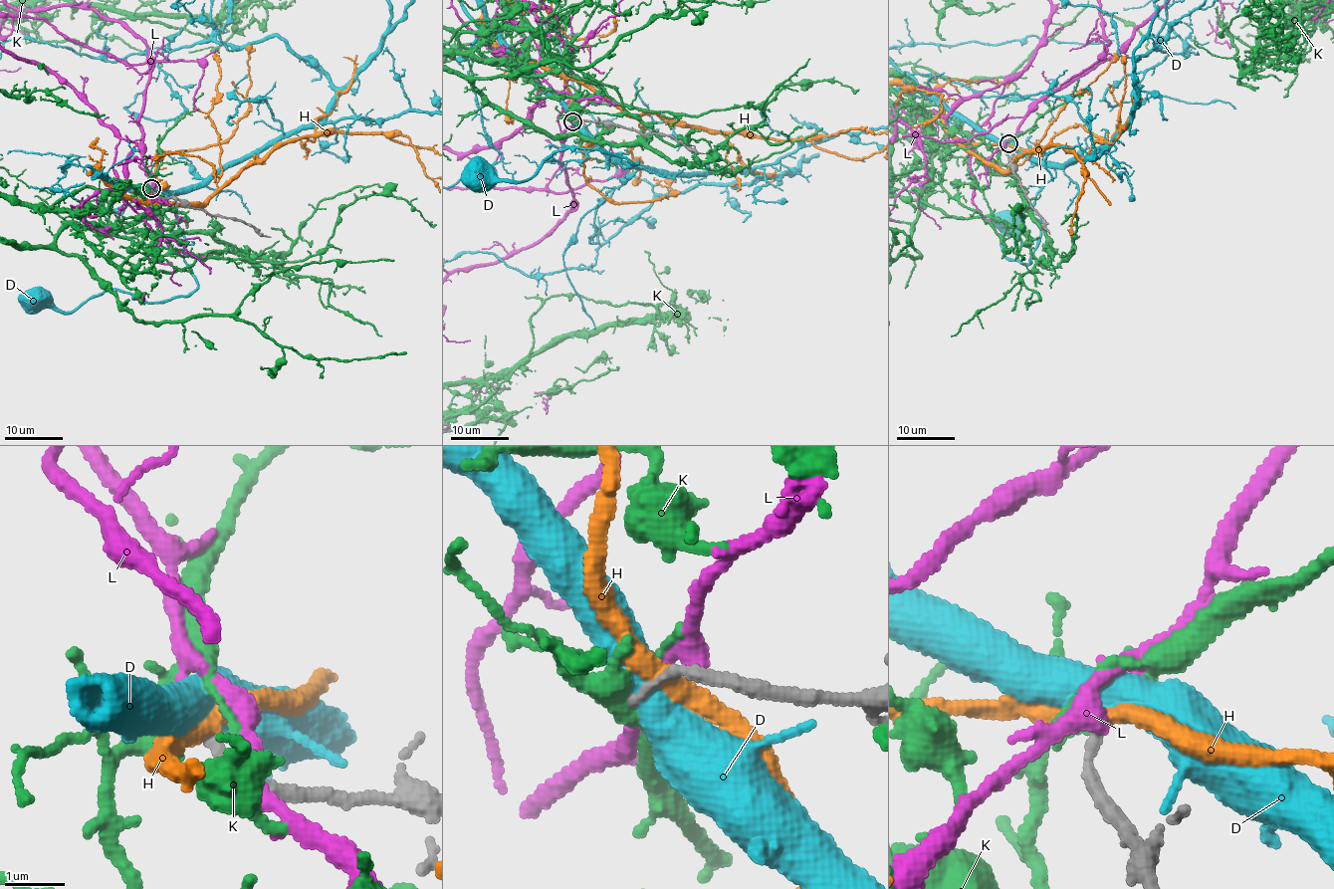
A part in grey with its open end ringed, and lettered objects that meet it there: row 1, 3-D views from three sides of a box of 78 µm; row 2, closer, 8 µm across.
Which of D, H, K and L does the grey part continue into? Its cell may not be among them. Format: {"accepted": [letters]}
{"accepted": ["L"]}

